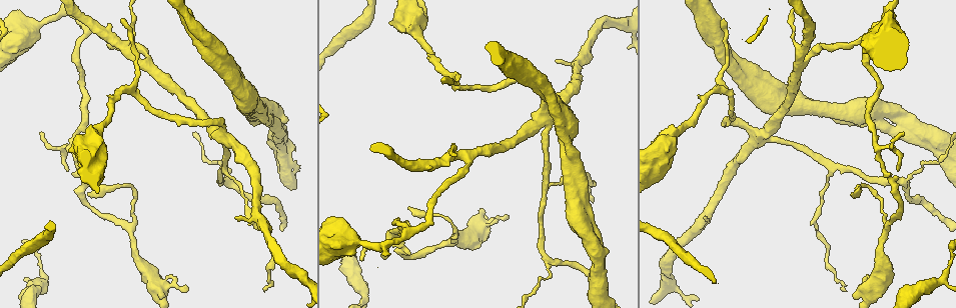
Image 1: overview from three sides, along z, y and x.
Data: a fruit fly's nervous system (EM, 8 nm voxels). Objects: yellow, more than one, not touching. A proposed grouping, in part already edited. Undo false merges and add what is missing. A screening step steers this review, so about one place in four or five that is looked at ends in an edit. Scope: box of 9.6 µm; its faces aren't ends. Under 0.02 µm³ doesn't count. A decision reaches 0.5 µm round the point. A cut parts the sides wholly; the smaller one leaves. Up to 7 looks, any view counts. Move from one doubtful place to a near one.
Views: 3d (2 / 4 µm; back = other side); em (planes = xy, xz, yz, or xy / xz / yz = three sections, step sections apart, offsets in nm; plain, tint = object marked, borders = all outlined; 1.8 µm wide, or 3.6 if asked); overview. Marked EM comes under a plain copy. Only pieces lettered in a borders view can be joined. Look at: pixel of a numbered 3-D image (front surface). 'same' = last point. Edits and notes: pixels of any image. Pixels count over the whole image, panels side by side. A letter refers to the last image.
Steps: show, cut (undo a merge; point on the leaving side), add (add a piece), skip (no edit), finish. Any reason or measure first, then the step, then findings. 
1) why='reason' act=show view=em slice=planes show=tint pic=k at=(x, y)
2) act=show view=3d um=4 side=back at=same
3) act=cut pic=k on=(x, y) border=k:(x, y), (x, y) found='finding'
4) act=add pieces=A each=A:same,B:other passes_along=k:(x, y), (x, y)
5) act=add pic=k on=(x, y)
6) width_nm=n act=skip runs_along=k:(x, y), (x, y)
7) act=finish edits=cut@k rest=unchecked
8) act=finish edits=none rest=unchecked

why='an open end' act=show view=3d um=2 pic=1 at=(409, 209)

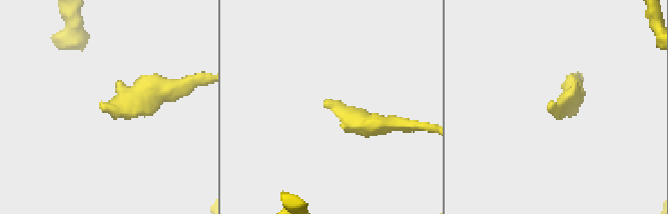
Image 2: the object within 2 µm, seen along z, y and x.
act=show view=em slice=xy step=16 show=borders pic=2 at=(103, 108)

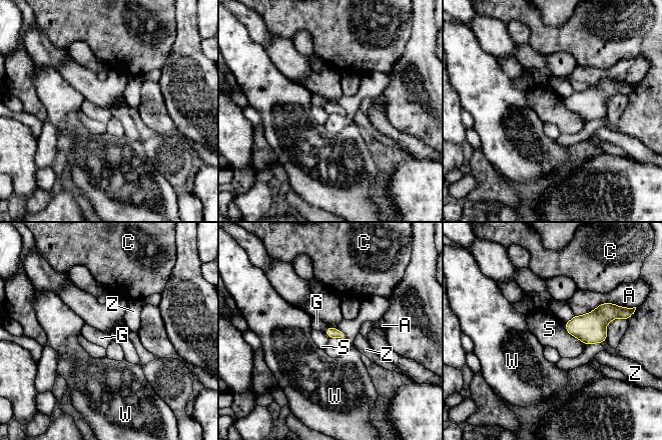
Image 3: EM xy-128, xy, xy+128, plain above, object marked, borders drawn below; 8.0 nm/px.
why='another direction' act=show view=em slice=planes show=borders at=same

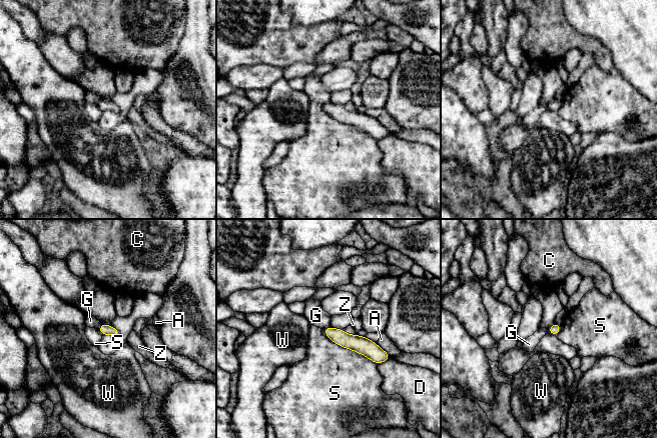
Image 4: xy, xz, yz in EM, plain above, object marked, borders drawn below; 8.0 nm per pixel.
act=skip each=A:other,C:other,D:other,G:other,S:other,W:other,Z:other runs_along=4:(326, 331), (384, 354) found='none of them fits'

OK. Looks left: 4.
why='thick turns thin' act=show view=3d um=4 pic=1 at=(348, 241)

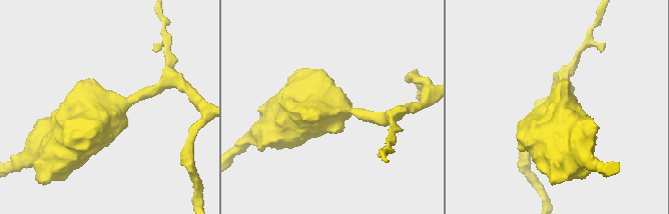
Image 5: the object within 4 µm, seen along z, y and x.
why='need the tissue' act=show view=em um=3.6 slice=planes show=borders pic=5 at=(105, 117)

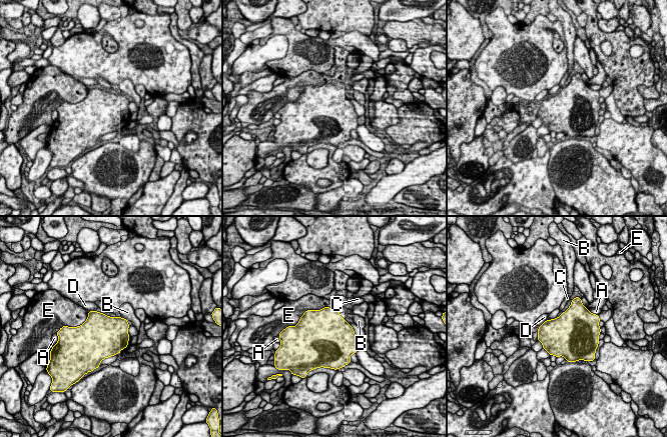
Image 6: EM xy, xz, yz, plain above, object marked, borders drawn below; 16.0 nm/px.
width_nm=650 act=skip each=A:other,B:other,C:other,D:other,E:other border=6:(116, 316), (120, 317) found='all the same neuron'

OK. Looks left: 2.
act=show view=em um=3.6 slice=xz step=4 show=tint pic=1 at=(873, 116)

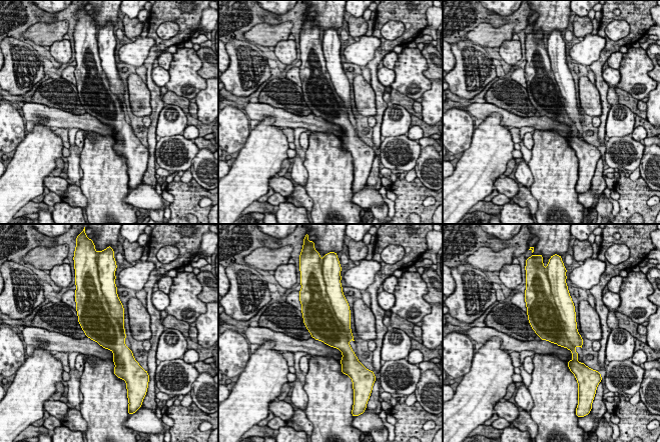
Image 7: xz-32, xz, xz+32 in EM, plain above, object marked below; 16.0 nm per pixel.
act=show view=em um=3.6 slice=xz step=4 show=borders at=same

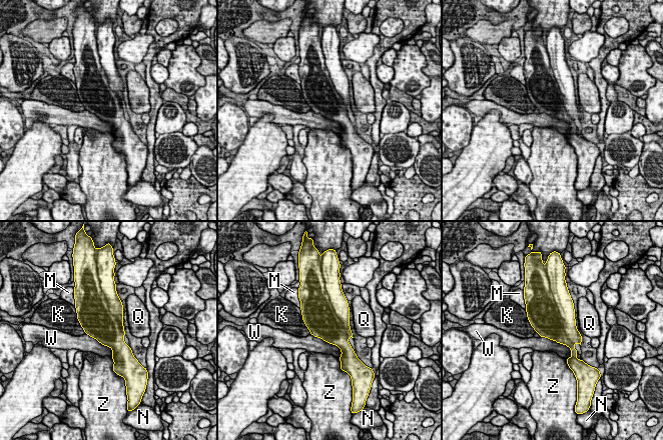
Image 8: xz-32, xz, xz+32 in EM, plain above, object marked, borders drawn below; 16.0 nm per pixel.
act=skip each=K:other,M:other,N:other,Q:other,W:other,Z:other border=8:(111, 357), (113, 361), (112, 367) found='one neuron here'

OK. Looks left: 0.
act=finish edits=none rest=unchecked

